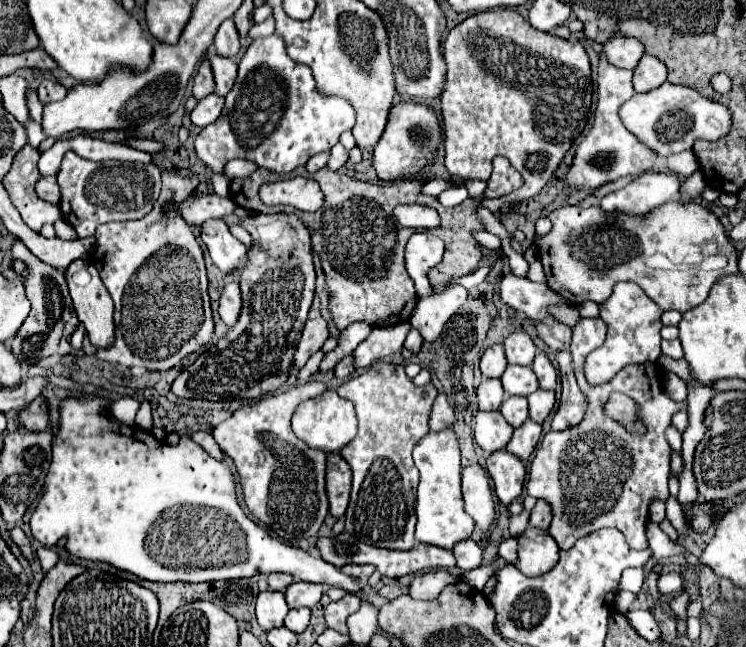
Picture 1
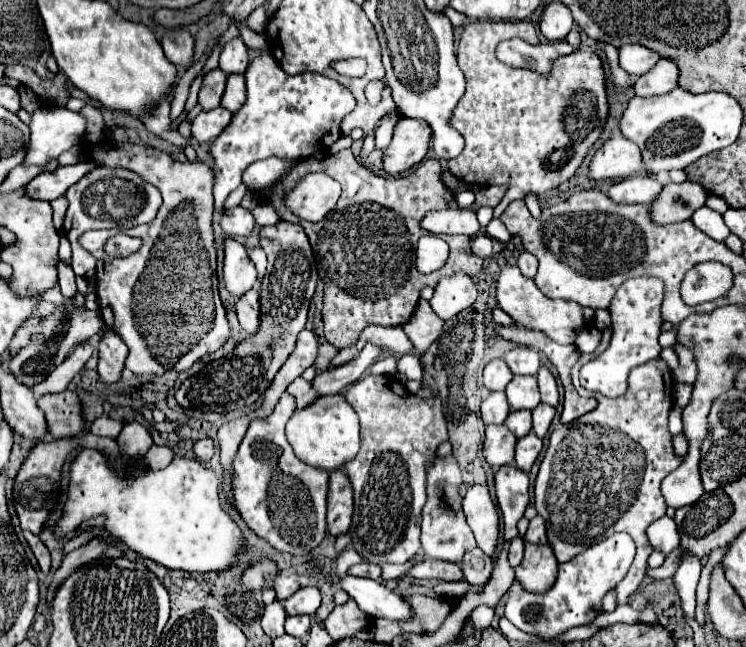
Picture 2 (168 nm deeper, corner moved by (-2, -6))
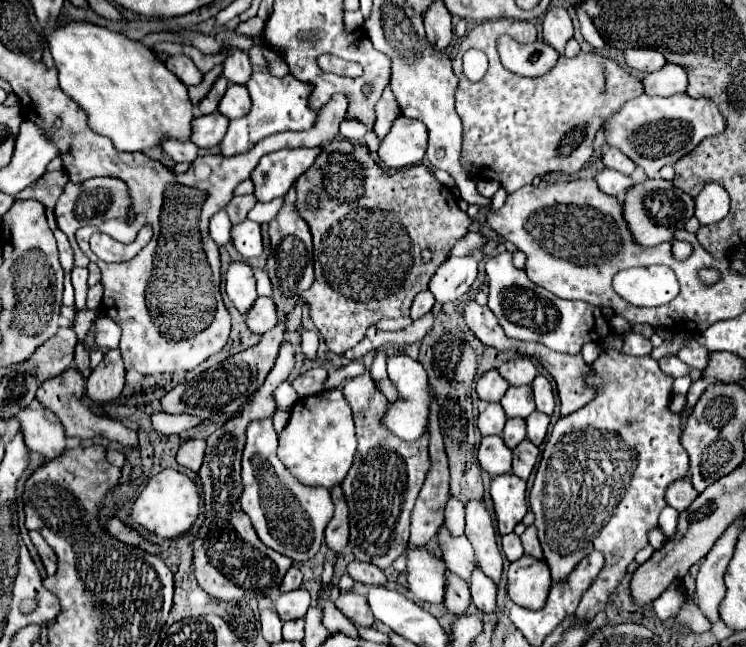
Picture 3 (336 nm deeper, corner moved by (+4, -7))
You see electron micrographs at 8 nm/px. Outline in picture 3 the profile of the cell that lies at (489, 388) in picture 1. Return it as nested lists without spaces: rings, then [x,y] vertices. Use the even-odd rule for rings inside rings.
[[[498,402],[486,404],[478,416],[478,428],[482,436],[492,436],[492,434],[502,434],[502,428],[506,424],[506,414],[500,408]]]

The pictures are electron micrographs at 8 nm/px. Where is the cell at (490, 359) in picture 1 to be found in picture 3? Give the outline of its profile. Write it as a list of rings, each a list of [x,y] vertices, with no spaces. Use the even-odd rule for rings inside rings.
[[[498,370],[486,372],[476,384],[478,398],[486,400],[486,402],[500,402],[500,398],[504,396],[506,390],[508,390],[508,384],[504,384],[504,380],[500,380]]]

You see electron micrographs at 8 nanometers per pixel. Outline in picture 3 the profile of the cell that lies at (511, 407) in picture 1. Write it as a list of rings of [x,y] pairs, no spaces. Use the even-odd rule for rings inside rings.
[[[508,418],[506,426],[504,426],[504,432],[502,432],[502,440],[506,442],[506,446],[516,448],[524,438],[526,438],[526,420]]]

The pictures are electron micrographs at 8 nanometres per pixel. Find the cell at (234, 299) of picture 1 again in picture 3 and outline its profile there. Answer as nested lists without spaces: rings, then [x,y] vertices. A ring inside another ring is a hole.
[[[258,298],[246,316],[246,324],[256,334],[266,334],[278,322],[278,312],[272,298]]]

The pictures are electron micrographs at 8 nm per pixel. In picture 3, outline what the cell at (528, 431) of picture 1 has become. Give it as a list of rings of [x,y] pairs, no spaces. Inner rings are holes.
[[[524,440],[520,446],[514,448],[514,464],[512,464],[512,472],[516,476],[520,476],[522,480],[528,480],[528,476],[534,470],[534,464],[538,460],[538,448],[530,442]]]

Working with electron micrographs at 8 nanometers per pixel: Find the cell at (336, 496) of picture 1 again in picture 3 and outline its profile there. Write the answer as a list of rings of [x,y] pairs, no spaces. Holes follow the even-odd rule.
[[[340,486],[332,488],[332,502],[336,506],[336,512],[326,528],[326,546],[332,552],[340,554],[348,546],[348,505]]]

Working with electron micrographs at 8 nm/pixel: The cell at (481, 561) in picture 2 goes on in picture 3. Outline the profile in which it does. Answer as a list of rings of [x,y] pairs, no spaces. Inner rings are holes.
[[[474,570],[470,578],[470,590],[472,590],[472,602],[482,614],[490,614],[496,610],[496,584],[484,576],[482,570]]]

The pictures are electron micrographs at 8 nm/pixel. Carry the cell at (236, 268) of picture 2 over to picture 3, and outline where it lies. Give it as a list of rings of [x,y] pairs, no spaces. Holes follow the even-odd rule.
[[[232,262],[226,274],[226,292],[240,314],[248,314],[252,304],[256,302],[256,280],[252,268],[242,262]]]

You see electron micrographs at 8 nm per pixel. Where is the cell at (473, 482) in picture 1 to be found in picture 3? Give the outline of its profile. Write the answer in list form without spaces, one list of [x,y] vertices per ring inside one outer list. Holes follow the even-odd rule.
[[[472,500],[466,504],[466,538],[474,546],[480,570],[498,584],[502,576],[504,558],[496,544],[492,518],[482,502]]]

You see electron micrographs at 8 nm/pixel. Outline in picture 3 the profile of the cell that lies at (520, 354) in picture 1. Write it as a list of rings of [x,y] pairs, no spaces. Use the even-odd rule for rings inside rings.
[[[512,358],[508,362],[504,362],[498,372],[502,374],[502,378],[510,384],[510,386],[524,386],[524,384],[532,384],[532,380],[536,378],[538,370],[534,366],[534,362],[530,358]]]

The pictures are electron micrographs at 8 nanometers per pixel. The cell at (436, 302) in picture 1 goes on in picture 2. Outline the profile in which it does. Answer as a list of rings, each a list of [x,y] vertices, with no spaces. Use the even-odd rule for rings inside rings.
[[[456,273],[438,283],[434,297],[430,299],[430,307],[442,321],[448,321],[462,309],[472,307],[476,295],[474,281],[464,273]]]

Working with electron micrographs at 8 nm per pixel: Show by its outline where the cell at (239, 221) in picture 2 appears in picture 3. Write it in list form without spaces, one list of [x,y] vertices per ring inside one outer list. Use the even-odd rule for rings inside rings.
[[[242,222],[232,226],[232,238],[234,238],[234,246],[236,250],[244,256],[244,258],[258,258],[264,250],[262,246],[262,234],[260,234],[260,224],[256,222]]]

